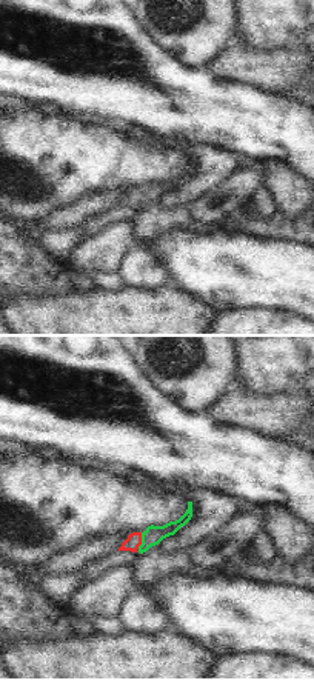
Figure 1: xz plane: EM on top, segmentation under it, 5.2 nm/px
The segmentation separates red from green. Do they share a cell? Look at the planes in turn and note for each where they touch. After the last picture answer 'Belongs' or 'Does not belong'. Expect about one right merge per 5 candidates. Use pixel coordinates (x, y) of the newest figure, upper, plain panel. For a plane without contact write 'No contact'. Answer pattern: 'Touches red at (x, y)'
Touches red at (140, 196)

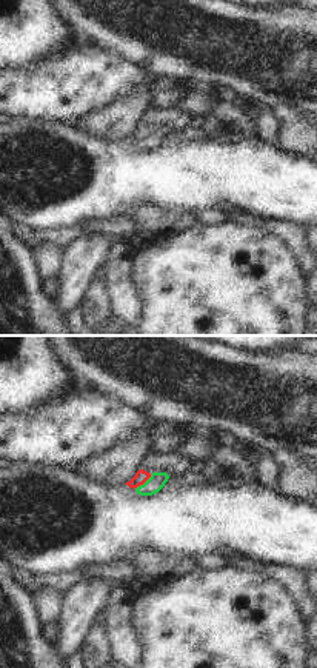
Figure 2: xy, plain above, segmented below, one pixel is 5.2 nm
Touches red at (143, 137)

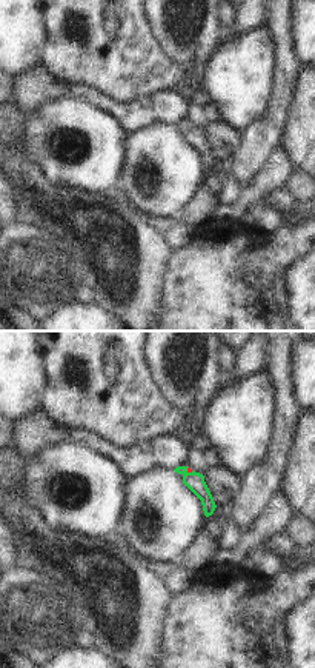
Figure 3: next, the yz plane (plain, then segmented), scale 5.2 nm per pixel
Touches red at (189, 126)

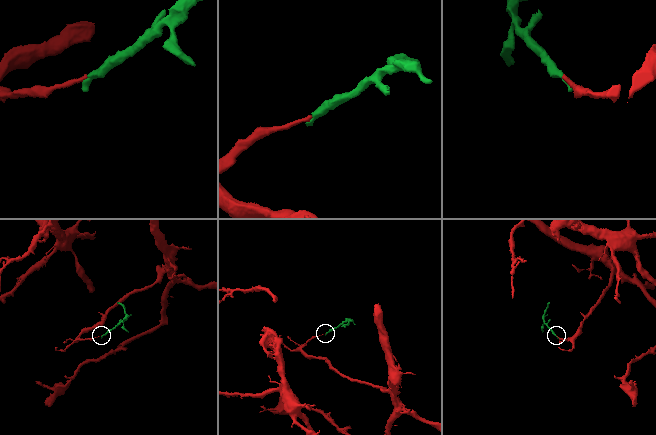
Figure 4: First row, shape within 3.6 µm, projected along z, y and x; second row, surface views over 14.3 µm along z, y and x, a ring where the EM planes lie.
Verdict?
Belongs

